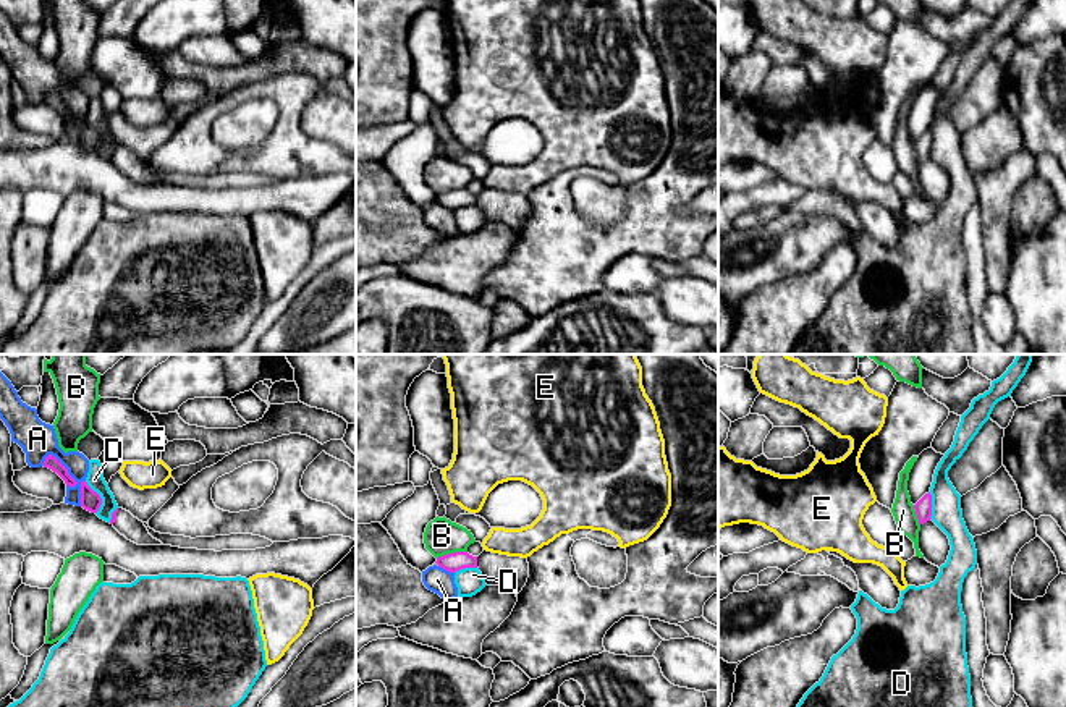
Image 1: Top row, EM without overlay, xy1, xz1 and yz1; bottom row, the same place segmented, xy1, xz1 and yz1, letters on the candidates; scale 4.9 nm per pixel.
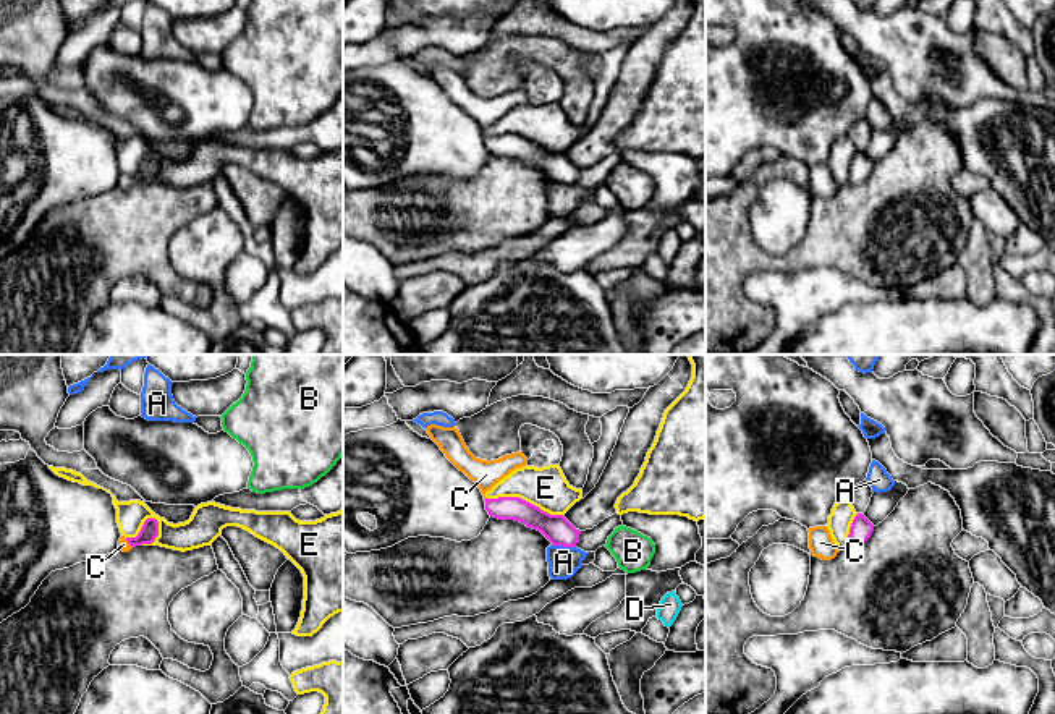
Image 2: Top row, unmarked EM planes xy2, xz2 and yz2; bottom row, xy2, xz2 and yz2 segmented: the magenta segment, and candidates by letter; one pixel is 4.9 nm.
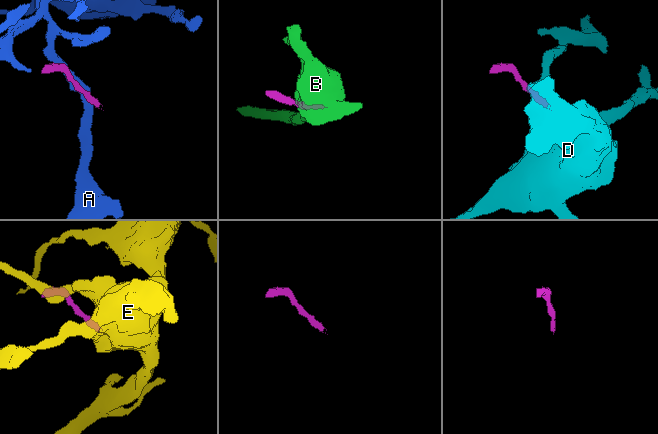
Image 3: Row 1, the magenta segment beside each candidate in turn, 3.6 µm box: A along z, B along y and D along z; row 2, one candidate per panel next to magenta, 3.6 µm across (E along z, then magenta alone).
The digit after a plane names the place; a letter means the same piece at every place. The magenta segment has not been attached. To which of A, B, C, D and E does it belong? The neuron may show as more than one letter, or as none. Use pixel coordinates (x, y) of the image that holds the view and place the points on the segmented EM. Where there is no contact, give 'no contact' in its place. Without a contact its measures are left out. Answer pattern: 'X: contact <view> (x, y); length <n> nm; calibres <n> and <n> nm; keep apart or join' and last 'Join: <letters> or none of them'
A: contact xy1 (73, 479); length 300 nm; calibres 70 and 160 nm; keep apart
B: contact xz1 (452, 554); length 160 nm; calibres 100 and 170 nm; keep apart
C: contact xy2 (128, 543); length 70 nm; calibres 90 and 50 nm; join
D: contact xy1 (99, 497); length 180 nm; calibres 100 and 90 nm; keep apart
E: contact xz2 (525, 501); length 380 nm; calibres 140 and 200 nm; keep apart
Join: C

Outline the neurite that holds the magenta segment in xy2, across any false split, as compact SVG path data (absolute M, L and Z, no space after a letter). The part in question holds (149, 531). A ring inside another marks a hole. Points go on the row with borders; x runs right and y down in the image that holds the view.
M147 518L136 538L125 536L120 538L118 549L128 552L136 546L152 544L157 536L159 536L159 521L155 518Z

